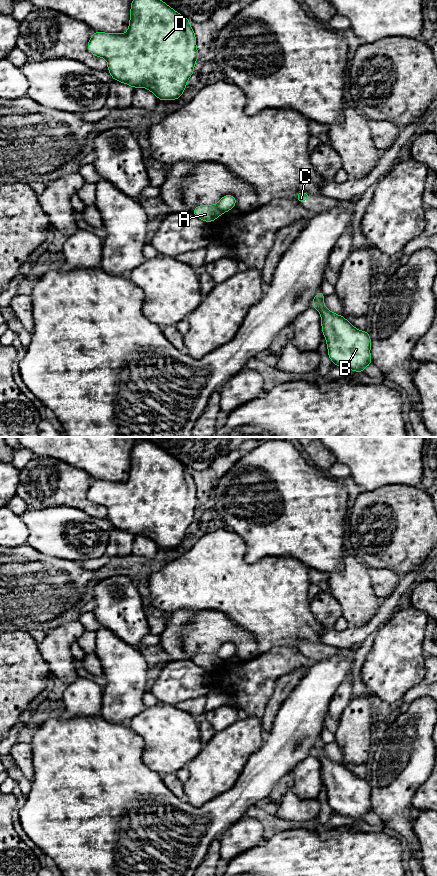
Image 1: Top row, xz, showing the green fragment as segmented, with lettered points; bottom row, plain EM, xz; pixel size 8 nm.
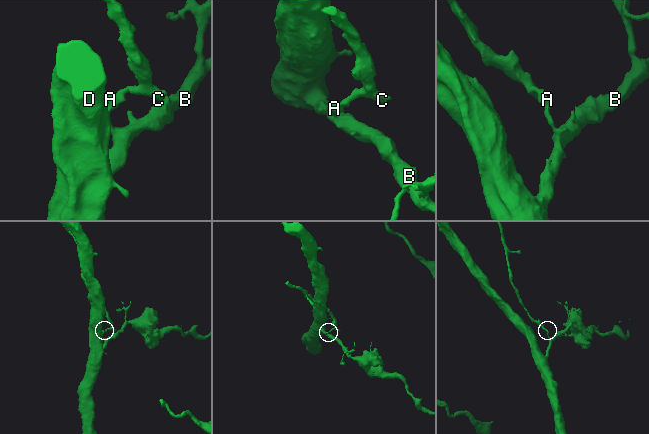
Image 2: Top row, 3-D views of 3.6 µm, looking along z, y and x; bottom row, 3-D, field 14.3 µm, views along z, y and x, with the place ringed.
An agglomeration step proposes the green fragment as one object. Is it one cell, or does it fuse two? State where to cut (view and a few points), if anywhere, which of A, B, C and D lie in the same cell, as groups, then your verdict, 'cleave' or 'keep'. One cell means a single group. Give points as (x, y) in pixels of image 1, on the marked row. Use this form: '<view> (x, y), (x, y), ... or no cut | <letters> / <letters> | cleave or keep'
xz (215, 205), (222, 212) | A B D / C | cleave

